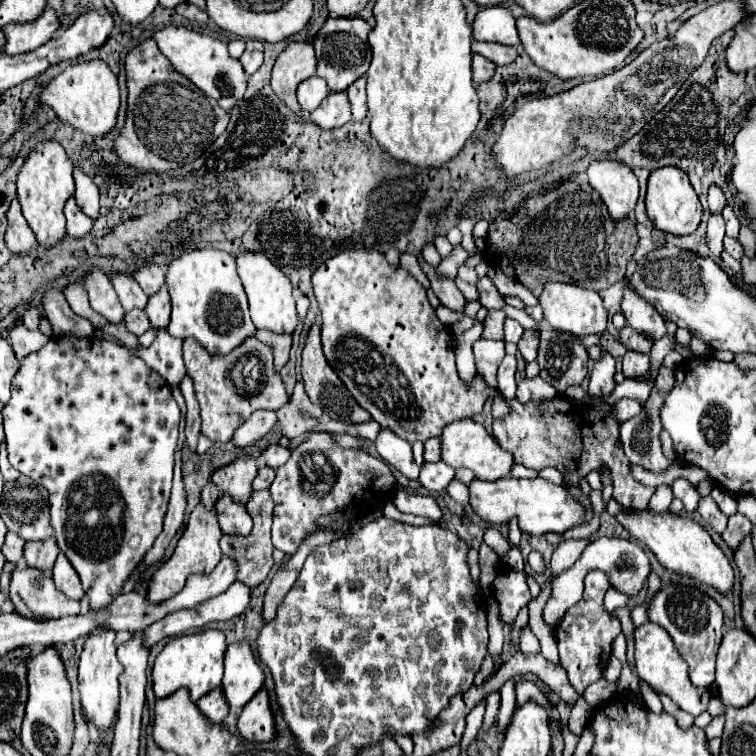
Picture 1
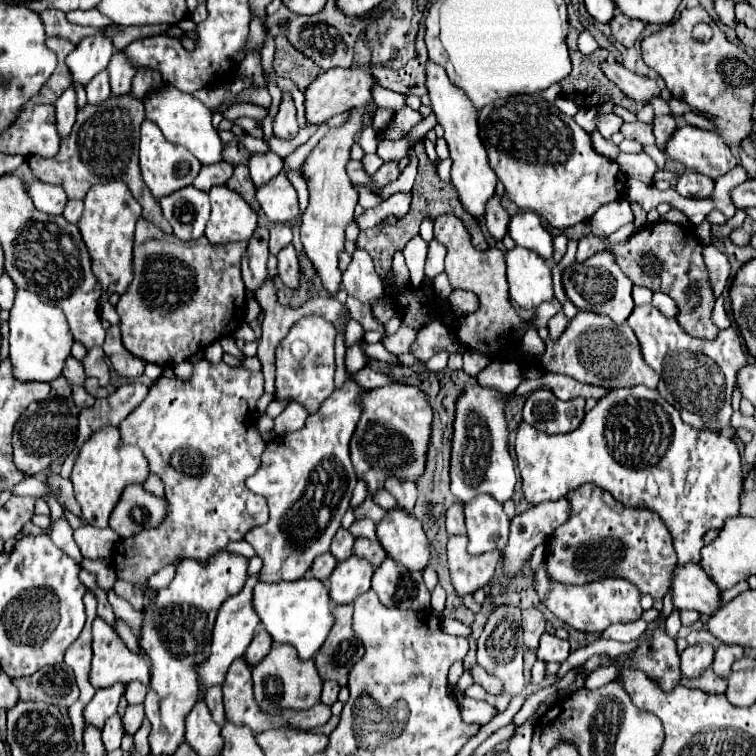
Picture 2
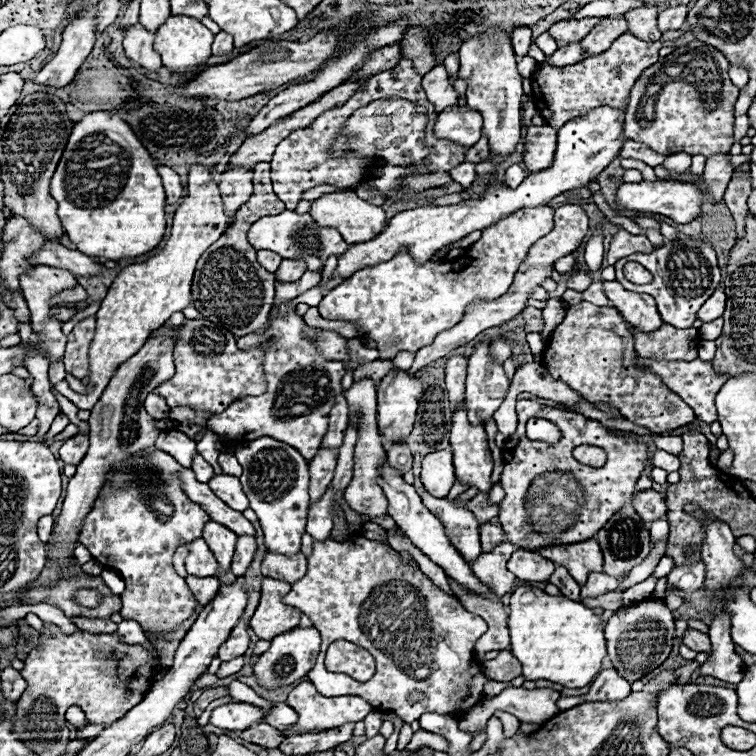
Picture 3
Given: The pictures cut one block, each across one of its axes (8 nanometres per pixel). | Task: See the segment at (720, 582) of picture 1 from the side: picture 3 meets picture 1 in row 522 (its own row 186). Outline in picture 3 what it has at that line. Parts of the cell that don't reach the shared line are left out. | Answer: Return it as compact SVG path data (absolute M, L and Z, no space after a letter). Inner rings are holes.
M642 180L636 184L622 184L616 194L616 202L626 210L640 210L640 212L654 212L672 218L678 224L692 222L702 212L704 194L694 182L678 182L678 180Z

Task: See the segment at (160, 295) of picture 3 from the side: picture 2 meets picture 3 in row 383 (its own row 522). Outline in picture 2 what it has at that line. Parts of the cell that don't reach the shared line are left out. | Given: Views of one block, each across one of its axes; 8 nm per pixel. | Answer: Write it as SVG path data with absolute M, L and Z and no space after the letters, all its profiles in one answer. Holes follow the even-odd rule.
M102 428L92 434L92 438L82 446L78 460L72 470L72 484L76 492L76 500L82 506L82 516L88 524L96 528L106 528L108 518L120 500L122 490L128 484L144 484L148 478L148 460L144 458L140 448L126 446L120 442L118 428Z

